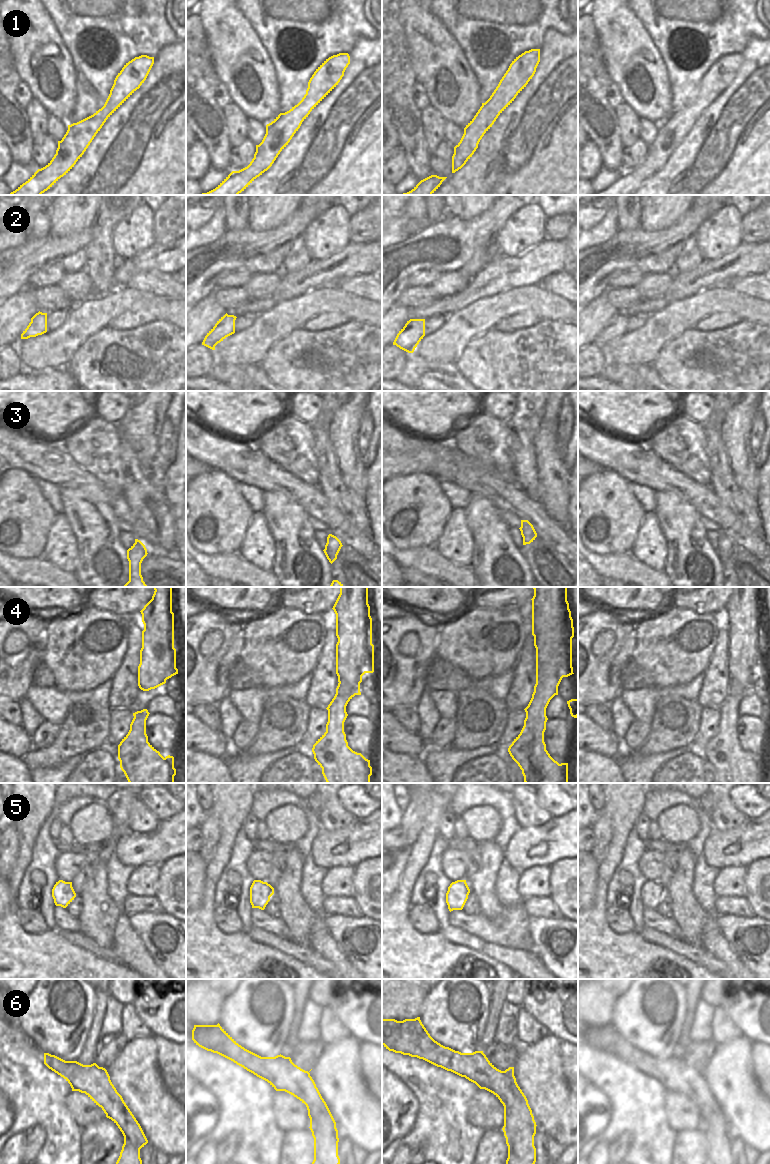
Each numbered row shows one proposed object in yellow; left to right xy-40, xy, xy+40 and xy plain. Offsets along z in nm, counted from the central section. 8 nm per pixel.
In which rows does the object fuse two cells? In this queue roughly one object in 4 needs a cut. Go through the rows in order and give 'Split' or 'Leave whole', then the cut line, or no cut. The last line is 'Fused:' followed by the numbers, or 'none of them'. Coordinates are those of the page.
1: Leave whole. No split
2: Leave whole. No split
3: Leave whole. No split
4: Split. Split along xy+40 (571, 637), (558, 628), (558, 644), (539, 646), (534, 641)
5: Leave whole. No split
6: Split. Split along xy+40 (504, 1071), (511, 1082), (511, 1089), (508, 1097), (502, 1103)
Fused: 4, 6

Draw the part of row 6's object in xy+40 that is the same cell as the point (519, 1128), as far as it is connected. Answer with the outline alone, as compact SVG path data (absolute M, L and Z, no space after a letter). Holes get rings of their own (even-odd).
M514 1067L504 1071L512 1082L504 1106L504 1126L502 1128L508 1146L506 1164L535 1164L536 1148L534 1136L536 1122L528 1100L516 1082Z

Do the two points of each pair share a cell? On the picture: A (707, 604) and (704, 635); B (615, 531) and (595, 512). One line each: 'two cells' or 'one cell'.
A: two cells
B: one cell

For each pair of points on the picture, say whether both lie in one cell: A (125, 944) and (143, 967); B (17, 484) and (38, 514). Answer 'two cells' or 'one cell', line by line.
A: one cell
B: one cell

